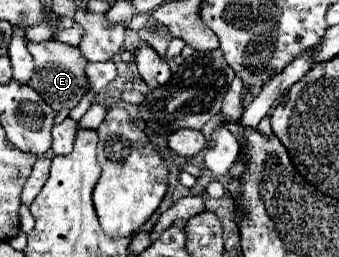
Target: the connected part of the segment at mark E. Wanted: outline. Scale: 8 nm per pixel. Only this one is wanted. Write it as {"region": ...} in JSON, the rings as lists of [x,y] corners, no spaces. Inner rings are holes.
{"region":[[[44,41],[44,43],[28,43],[28,51],[36,63],[36,75],[30,79],[30,87],[40,93],[40,97],[58,113],[60,109],[74,109],[84,93],[88,93],[88,77],[84,77],[86,57],[78,47],[72,47],[62,41]]]}

